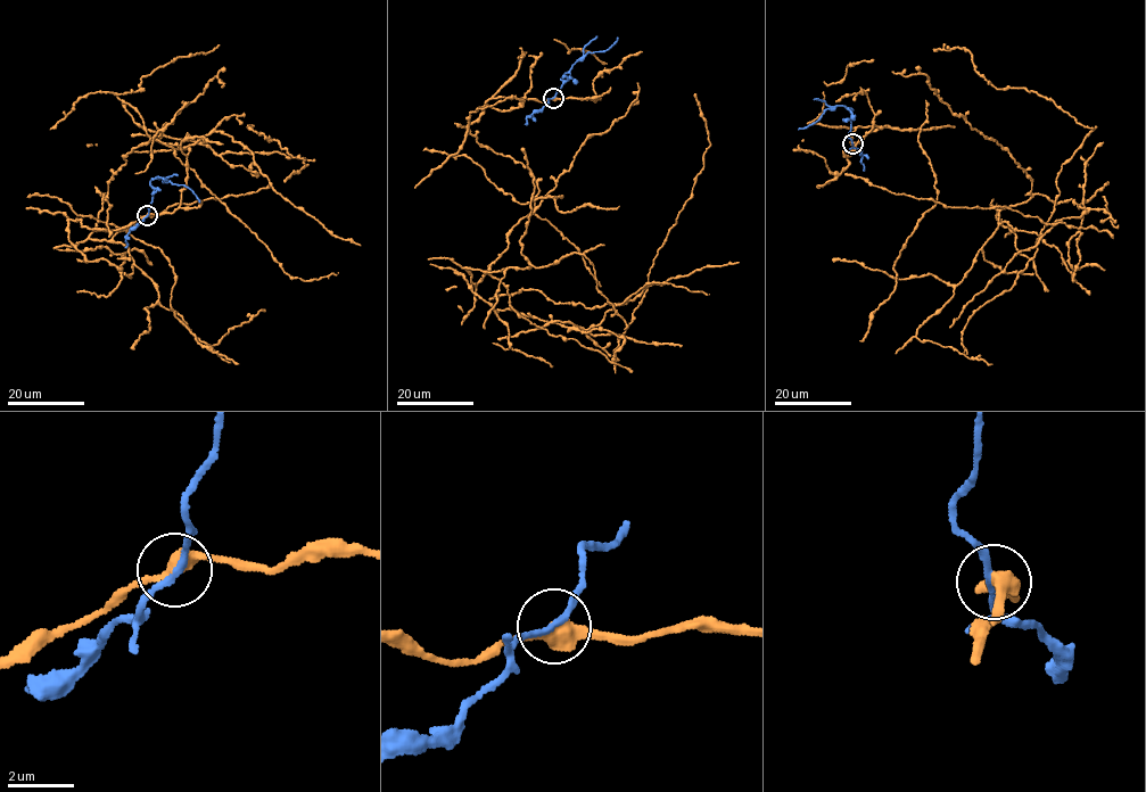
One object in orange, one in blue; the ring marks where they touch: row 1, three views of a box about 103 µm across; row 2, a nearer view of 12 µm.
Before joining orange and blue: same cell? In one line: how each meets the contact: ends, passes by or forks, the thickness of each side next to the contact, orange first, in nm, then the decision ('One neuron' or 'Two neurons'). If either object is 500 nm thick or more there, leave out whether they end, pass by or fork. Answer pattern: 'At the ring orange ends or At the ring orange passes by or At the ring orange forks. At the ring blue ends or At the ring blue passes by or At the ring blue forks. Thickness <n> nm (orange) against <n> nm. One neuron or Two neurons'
At the ring orange passes by. At the ring blue passes by. Thickness 400 nm (orange) against 180 nm. Two neurons

